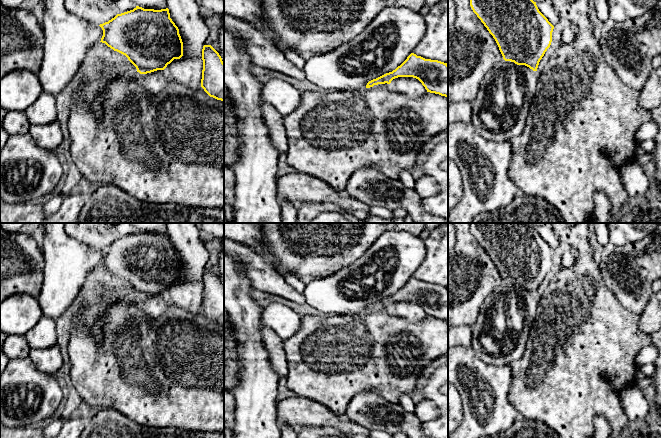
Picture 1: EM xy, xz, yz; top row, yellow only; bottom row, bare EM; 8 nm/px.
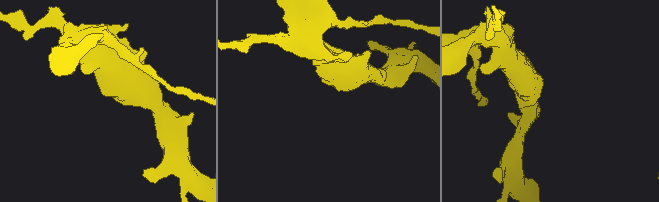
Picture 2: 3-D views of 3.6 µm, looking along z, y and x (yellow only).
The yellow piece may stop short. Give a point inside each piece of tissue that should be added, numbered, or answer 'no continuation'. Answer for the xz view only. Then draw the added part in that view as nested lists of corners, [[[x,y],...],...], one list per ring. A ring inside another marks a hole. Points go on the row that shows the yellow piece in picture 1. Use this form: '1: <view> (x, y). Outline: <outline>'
no continuation

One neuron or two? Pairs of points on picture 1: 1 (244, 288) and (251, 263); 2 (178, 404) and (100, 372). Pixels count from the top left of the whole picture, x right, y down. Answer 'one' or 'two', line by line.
1: two
2: one

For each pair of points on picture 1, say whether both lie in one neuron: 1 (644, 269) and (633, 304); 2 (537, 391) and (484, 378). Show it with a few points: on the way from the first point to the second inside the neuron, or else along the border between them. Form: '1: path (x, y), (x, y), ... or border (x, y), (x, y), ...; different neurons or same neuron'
1: path (644, 278), (643, 287), (636, 295); same neuron
2: border (509, 364), (511, 370), (509, 400), (516, 408); different neurons

